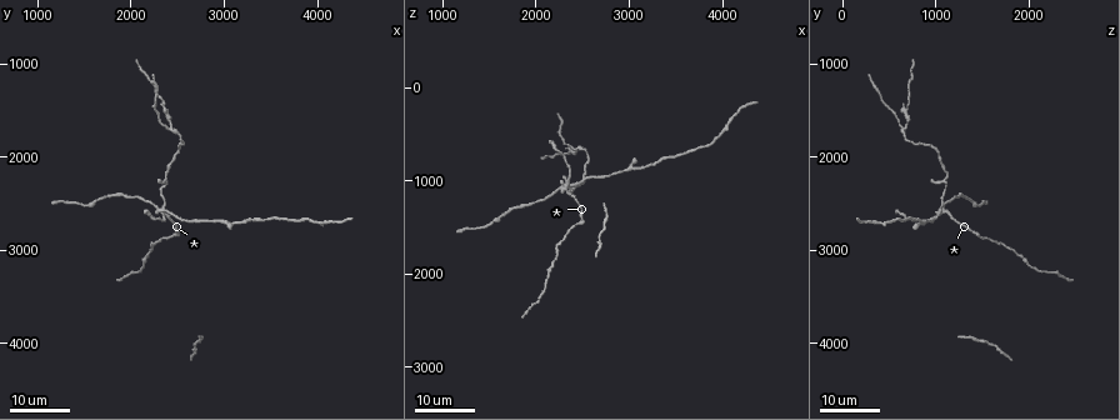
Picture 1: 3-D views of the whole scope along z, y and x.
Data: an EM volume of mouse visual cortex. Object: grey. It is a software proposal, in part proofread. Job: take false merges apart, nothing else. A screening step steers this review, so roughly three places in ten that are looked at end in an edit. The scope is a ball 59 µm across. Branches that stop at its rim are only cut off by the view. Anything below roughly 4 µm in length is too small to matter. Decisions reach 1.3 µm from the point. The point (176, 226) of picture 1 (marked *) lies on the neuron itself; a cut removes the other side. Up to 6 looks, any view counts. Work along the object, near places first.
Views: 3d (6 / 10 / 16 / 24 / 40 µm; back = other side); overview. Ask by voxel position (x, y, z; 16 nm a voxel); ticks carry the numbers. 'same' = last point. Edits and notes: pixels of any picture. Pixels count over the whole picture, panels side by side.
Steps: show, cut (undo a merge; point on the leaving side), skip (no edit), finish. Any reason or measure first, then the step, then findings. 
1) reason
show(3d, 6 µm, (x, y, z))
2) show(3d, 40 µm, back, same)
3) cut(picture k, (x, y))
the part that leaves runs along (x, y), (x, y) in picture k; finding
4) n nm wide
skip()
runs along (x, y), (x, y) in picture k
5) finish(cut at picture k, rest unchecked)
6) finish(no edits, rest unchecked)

four or more arms meet
show(3d, 16 µm, (2350, 2550, 1050))

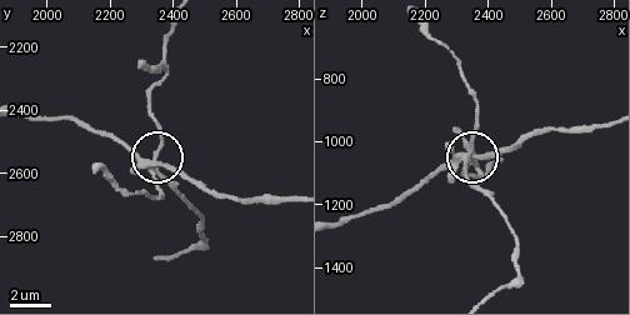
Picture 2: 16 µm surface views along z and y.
closer look
show(3d, 6 µm, same)

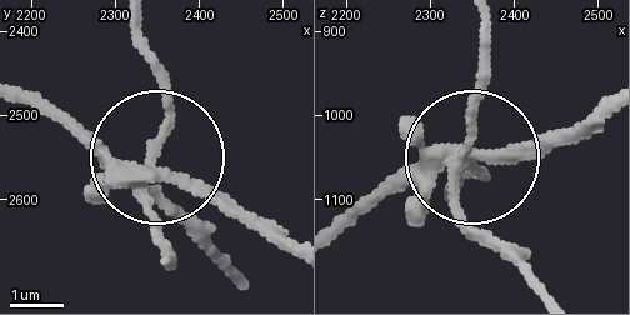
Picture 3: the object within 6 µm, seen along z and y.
cut(picture 3, (214, 200))
the part that leaves runs along (141, 170), (204, 179), (285, 229) in picture 3; a second neuron is stuck on

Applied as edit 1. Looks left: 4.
see it whole again
show(overview)

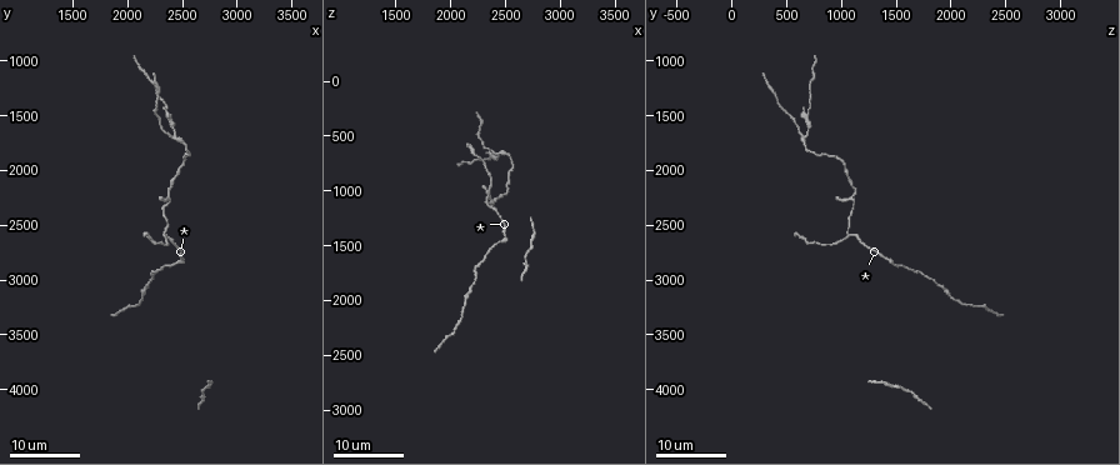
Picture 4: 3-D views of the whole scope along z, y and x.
show(3d, 16 µm, (2120, 3180, 2040))

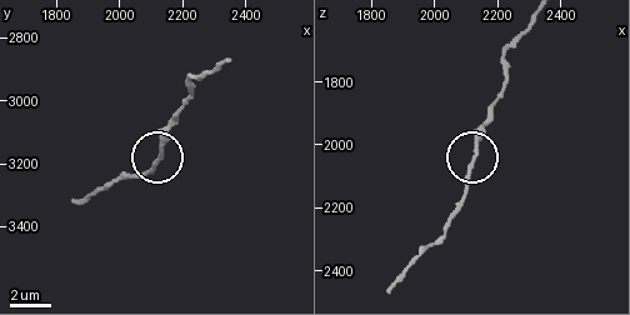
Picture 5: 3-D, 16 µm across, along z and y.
zoom in
show(3d, 6 µm, (2130, 3180, 2040))

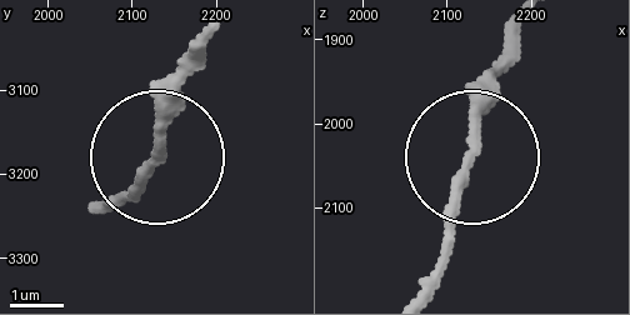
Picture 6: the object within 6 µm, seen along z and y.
180 nm wide
skip()
continuous, no second neuron

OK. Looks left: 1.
finish(cut at picture 3, rest unchecked)

